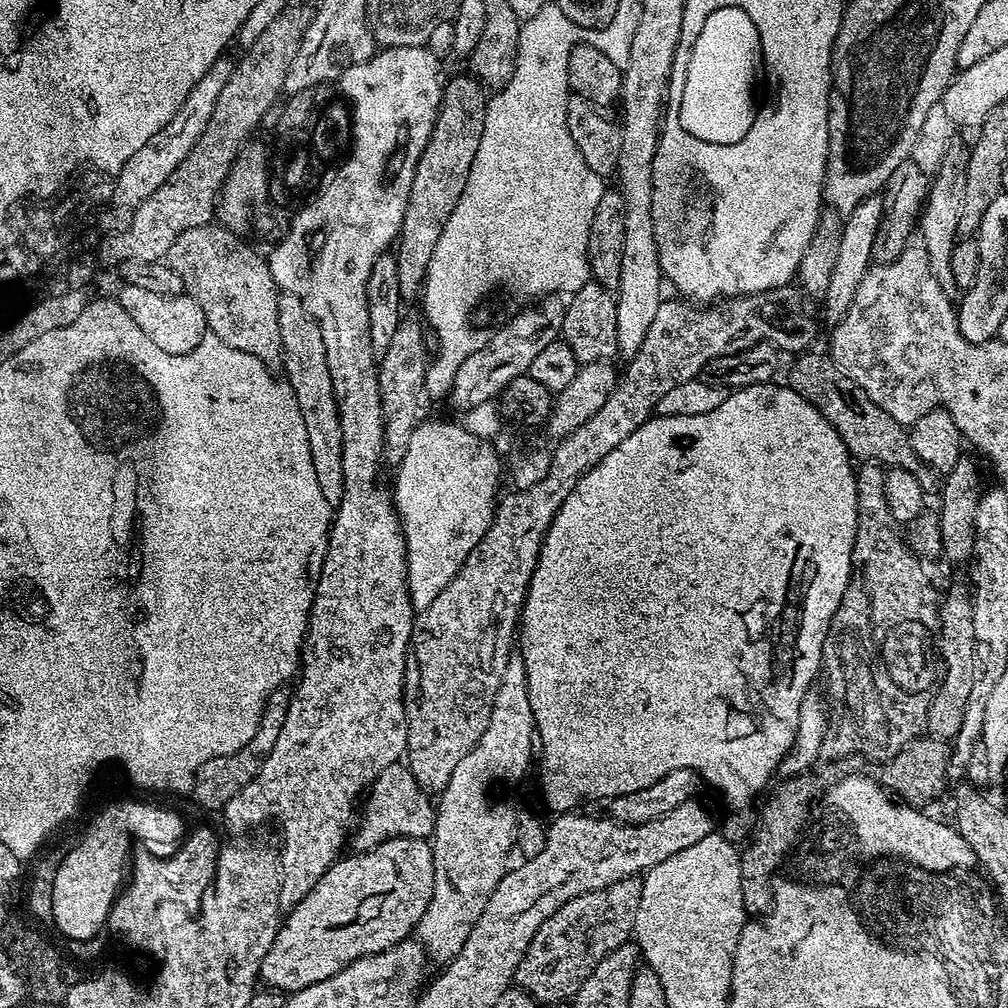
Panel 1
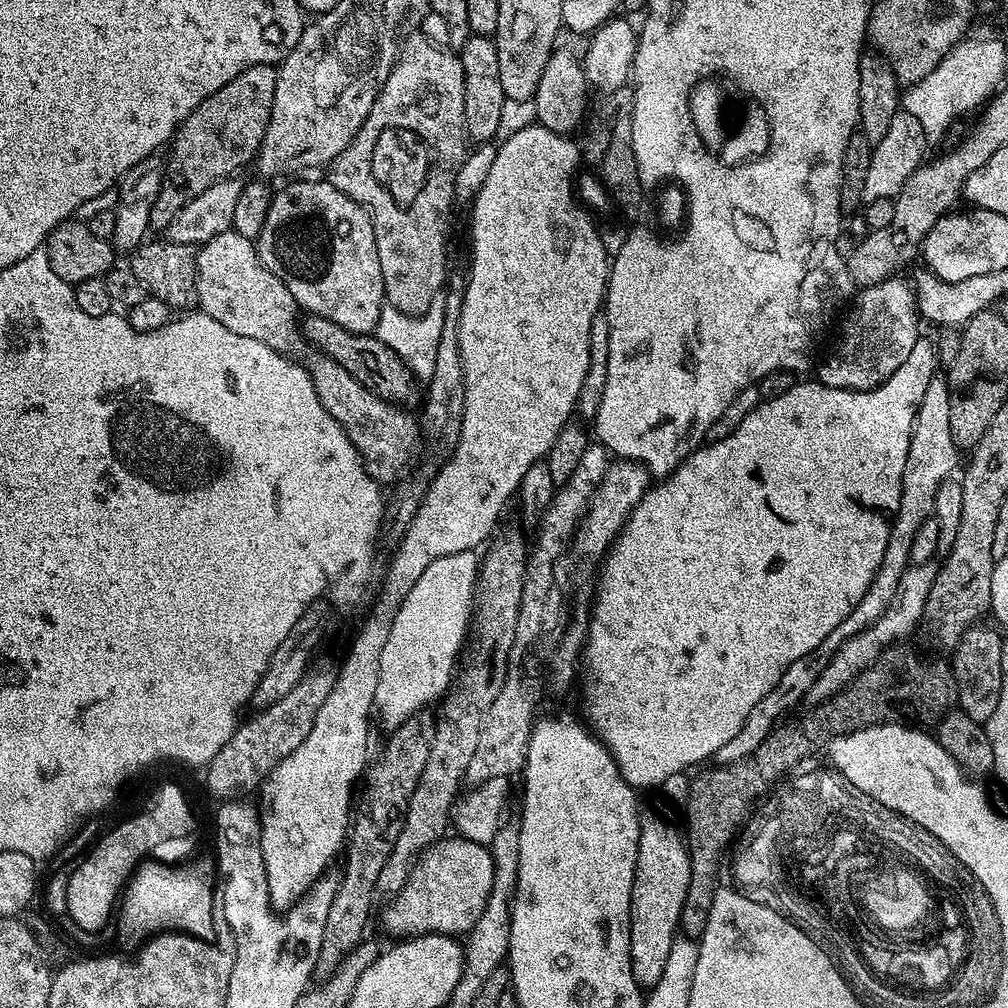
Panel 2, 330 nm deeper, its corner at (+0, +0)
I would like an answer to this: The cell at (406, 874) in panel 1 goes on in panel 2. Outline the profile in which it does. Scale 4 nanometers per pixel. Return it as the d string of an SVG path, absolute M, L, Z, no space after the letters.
M463 838L455 839L438 840L416 857L412 868L408 871L408 876L405 877L399 891L395 893L396 900L390 901L380 916L381 926L390 935L396 936L392 938L411 938L429 934L455 937L456 932L467 934L478 922L478 918L490 898L490 890L494 882L492 854L483 844Z

